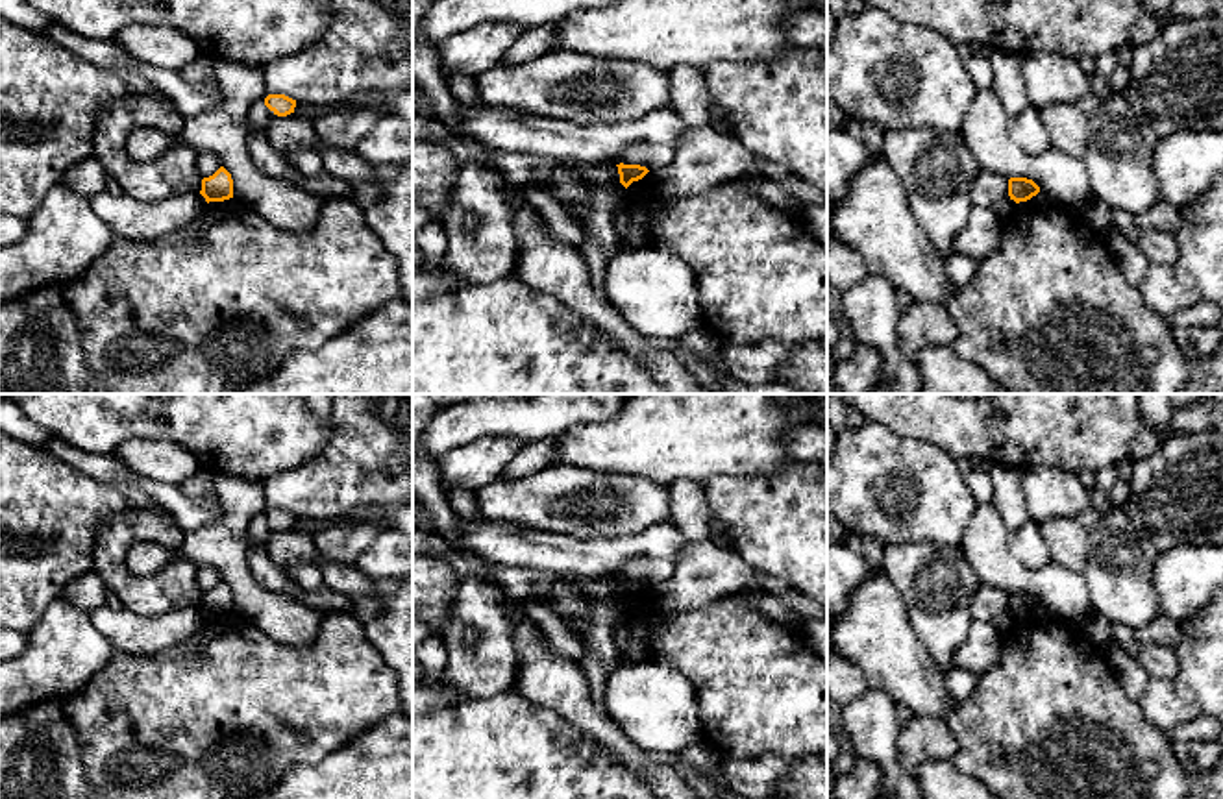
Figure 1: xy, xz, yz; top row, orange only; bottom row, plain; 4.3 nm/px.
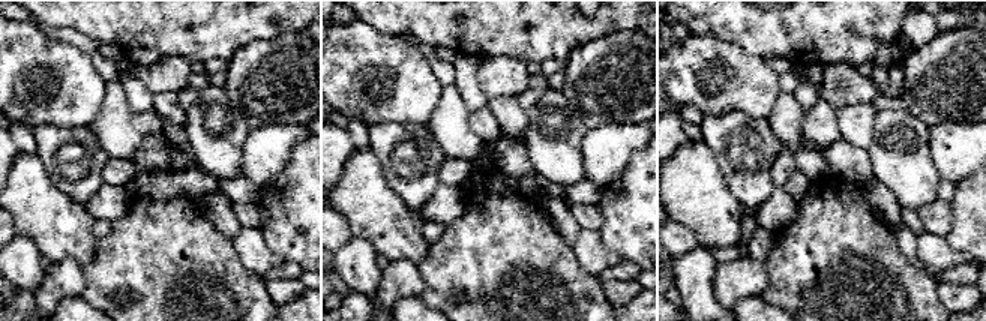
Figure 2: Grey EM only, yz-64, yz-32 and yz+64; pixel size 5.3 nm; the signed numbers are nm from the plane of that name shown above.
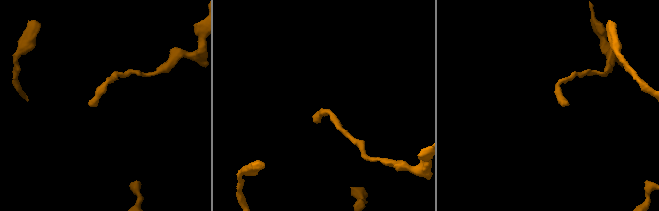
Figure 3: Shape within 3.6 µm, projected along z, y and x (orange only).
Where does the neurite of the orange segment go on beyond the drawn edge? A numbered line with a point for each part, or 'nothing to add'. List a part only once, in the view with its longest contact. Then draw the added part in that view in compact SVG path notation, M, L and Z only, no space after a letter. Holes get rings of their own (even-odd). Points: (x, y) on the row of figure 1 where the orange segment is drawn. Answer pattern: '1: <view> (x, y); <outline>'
nothing to add

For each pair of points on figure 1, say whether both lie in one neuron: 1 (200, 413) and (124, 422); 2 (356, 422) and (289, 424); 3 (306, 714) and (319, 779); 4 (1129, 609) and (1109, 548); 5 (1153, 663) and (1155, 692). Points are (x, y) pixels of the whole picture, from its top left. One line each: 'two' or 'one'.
1: one
2: two
3: two
4: one
5: two

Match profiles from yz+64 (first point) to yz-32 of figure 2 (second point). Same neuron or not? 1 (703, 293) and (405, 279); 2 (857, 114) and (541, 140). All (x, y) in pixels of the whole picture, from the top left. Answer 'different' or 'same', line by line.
1: different
2: different

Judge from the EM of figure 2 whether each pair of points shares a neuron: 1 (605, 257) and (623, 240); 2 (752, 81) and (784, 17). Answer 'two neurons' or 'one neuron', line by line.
1: two neurons
2: two neurons

